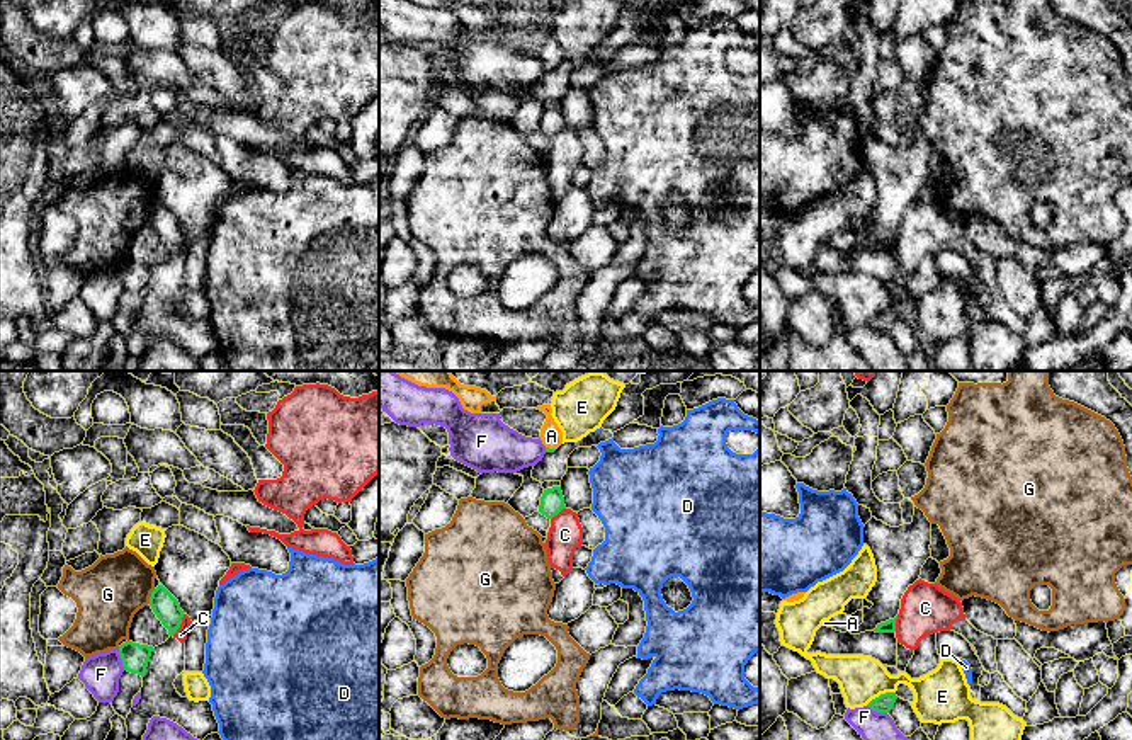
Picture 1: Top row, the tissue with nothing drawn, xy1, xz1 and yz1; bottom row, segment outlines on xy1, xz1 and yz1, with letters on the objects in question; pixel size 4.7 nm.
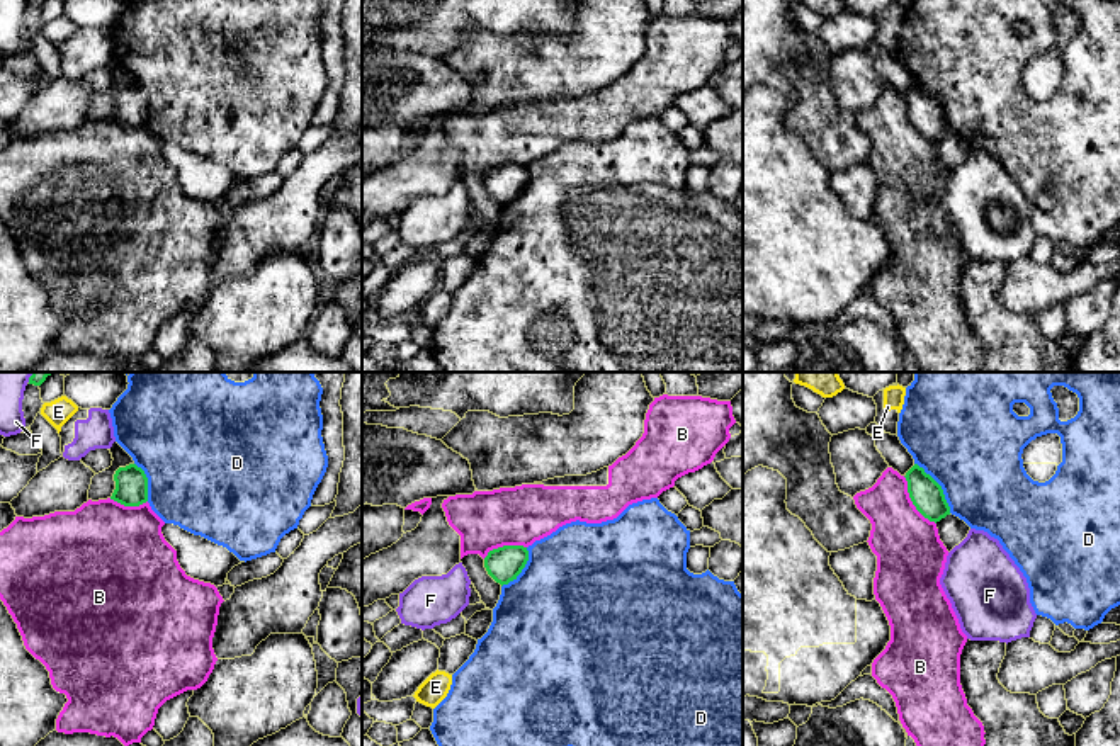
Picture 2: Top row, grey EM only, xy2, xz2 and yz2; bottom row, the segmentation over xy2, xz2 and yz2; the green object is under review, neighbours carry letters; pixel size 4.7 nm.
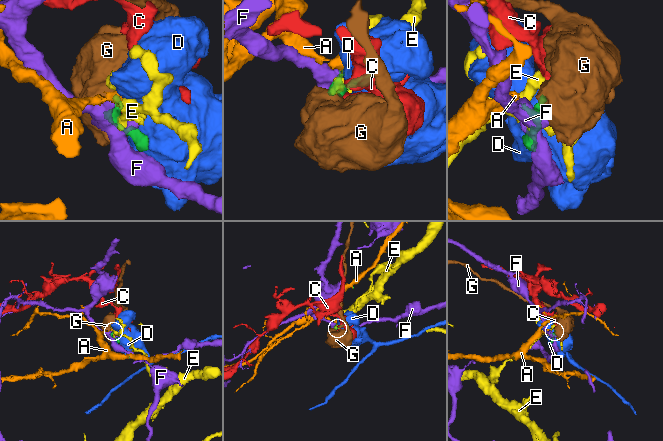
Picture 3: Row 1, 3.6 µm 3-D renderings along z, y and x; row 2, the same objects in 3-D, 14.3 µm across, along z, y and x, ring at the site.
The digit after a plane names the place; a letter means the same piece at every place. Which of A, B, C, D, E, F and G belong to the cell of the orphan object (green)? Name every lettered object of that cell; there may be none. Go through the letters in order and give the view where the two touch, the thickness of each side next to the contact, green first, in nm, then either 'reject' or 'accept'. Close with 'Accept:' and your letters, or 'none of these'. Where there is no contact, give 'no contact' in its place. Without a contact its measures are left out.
A: contact in xz1; calibres 20 and 110 nm; accept
B: contact in yz2; calibres 160 and 320 nm; reject
C: contact in xy1; calibres 120 and 60 nm; reject
D: contact in yz2; calibres 160 and 480 nm; reject
E: contact in yz1; calibres 80 and 220 nm; reject
F: contact in xy1; calibres 130 and 180 nm; reject
G: contact in xy1; calibres 120 and 320 nm; reject
Accept: A

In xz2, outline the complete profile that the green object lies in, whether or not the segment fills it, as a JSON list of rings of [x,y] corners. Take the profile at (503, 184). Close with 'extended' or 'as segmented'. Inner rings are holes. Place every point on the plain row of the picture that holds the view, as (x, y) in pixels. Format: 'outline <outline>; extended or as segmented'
outline [[[503,165],[488,172],[488,175],[484,177],[484,187],[488,194],[503,206],[517,199],[527,180],[527,167]]]; as segmented

